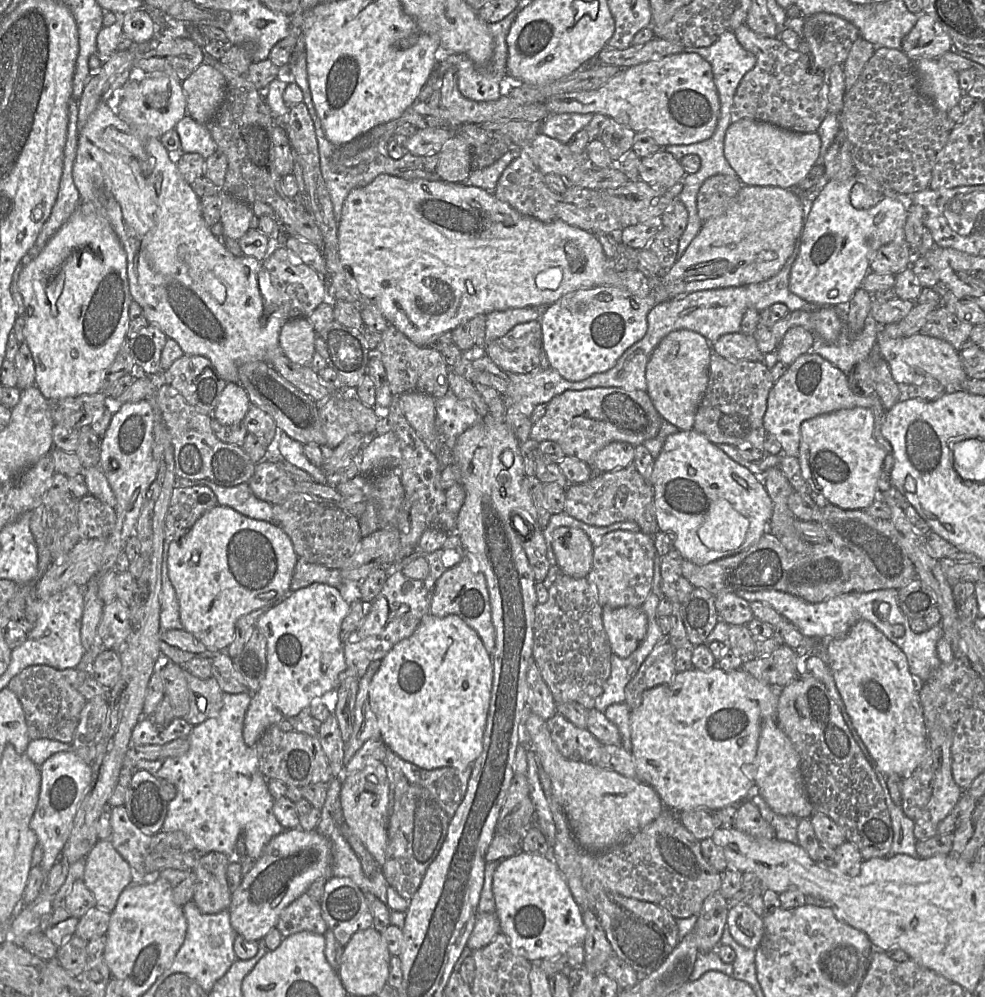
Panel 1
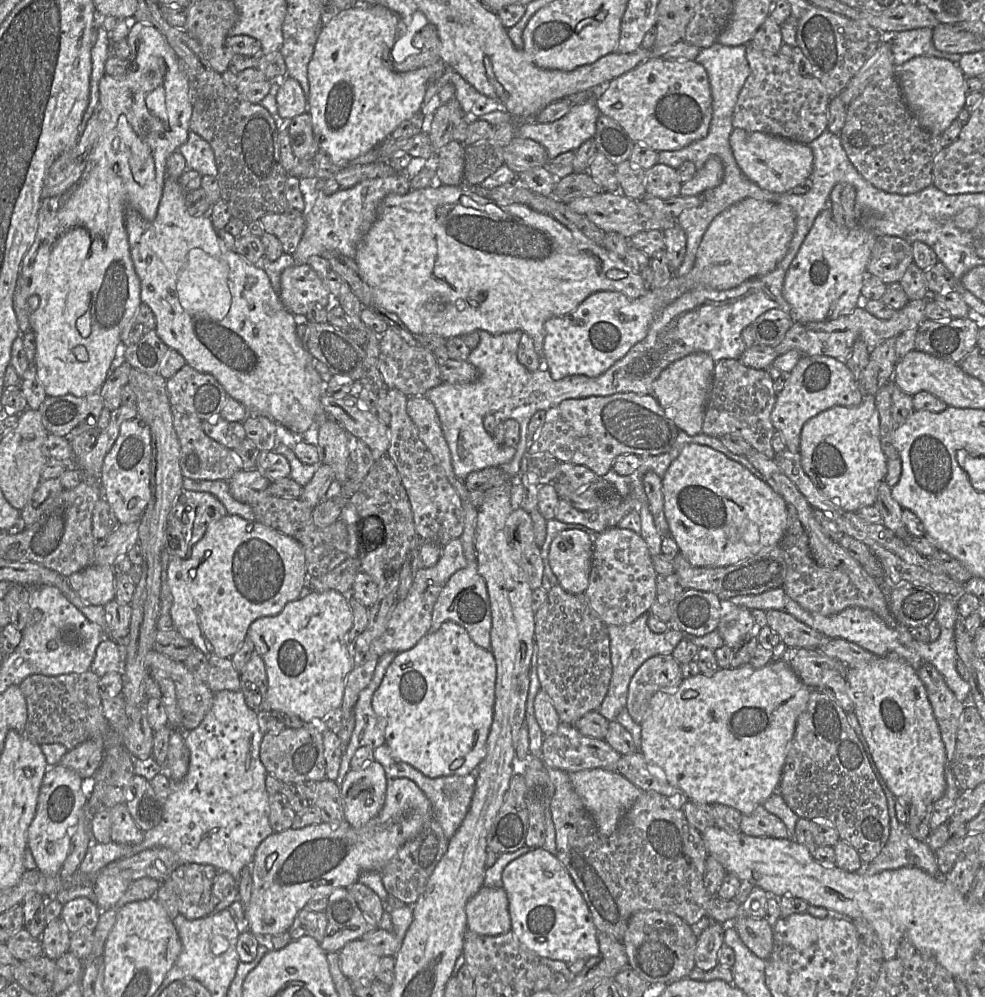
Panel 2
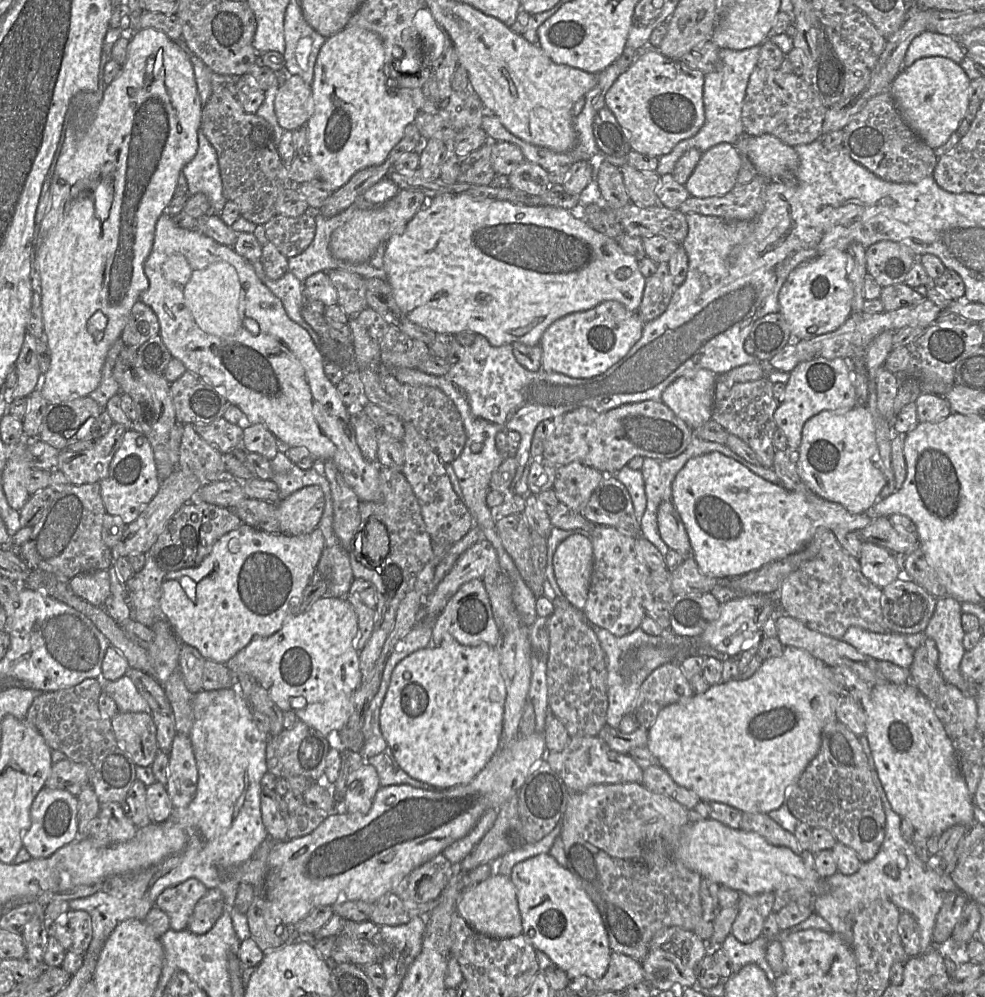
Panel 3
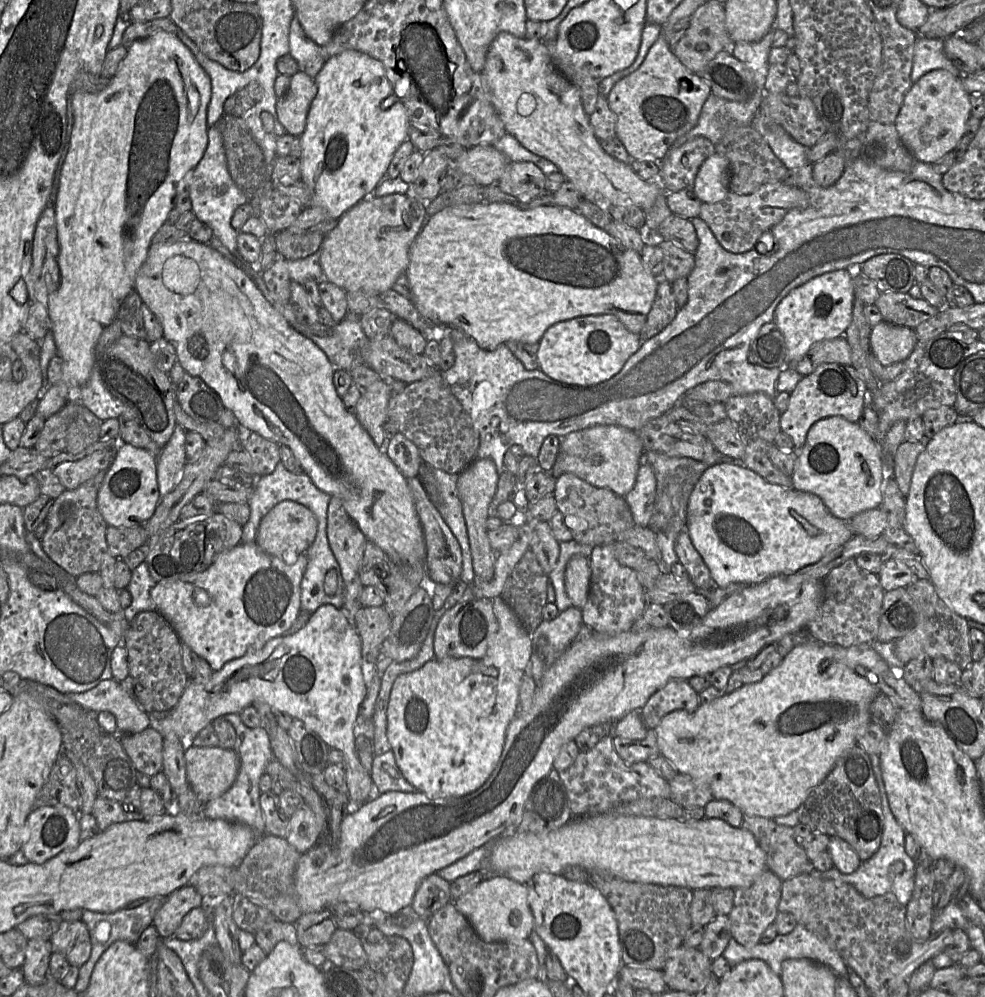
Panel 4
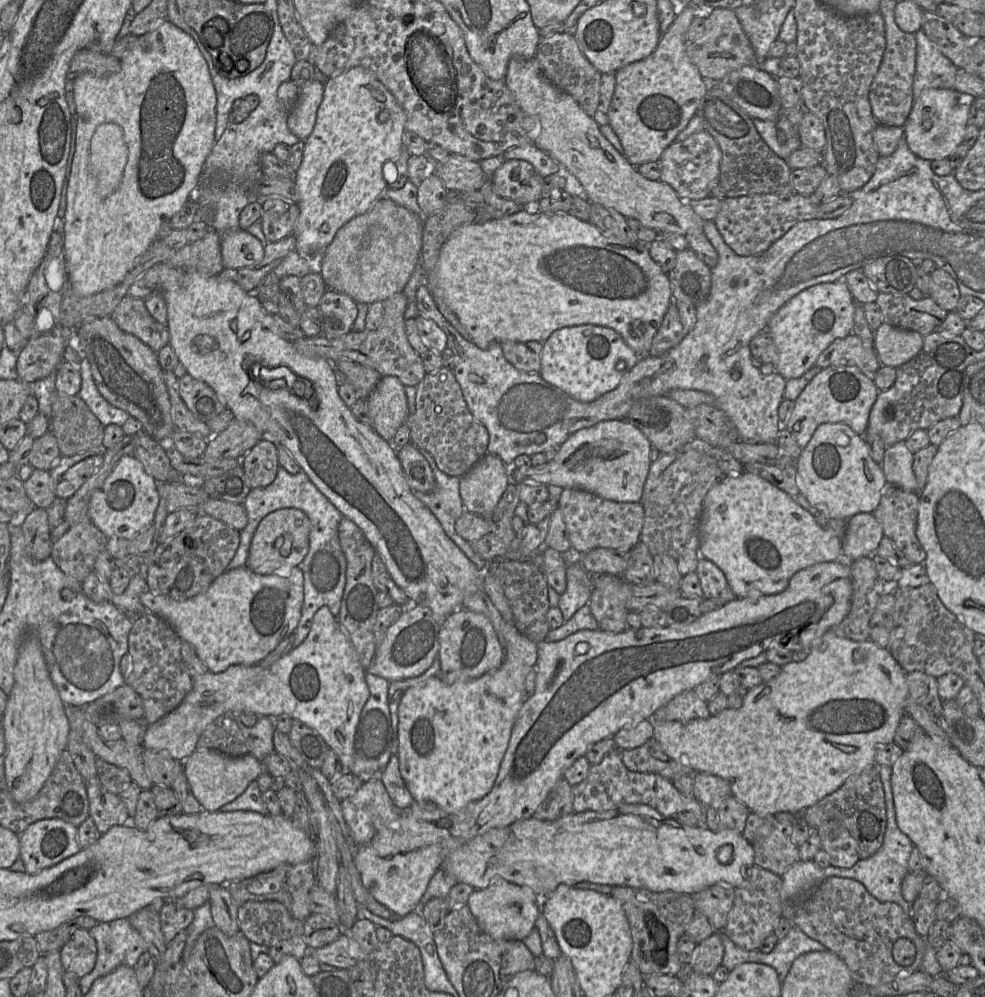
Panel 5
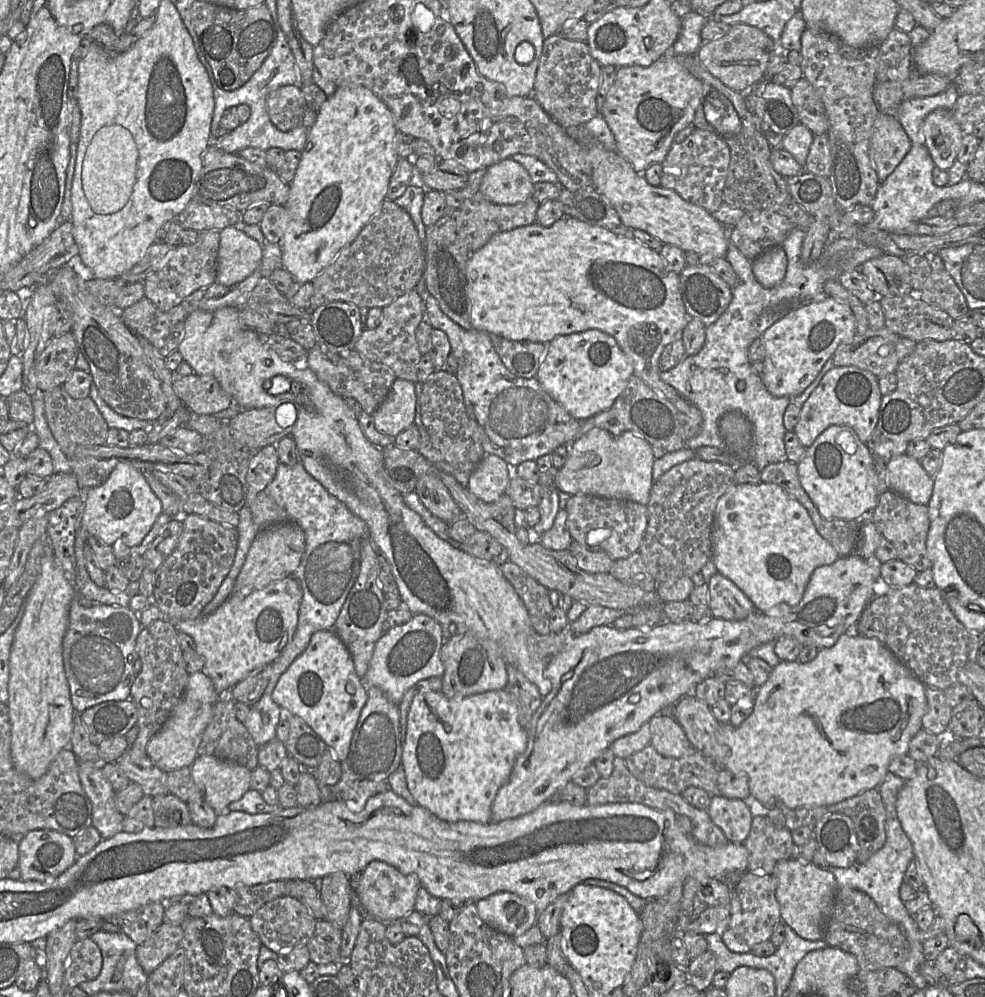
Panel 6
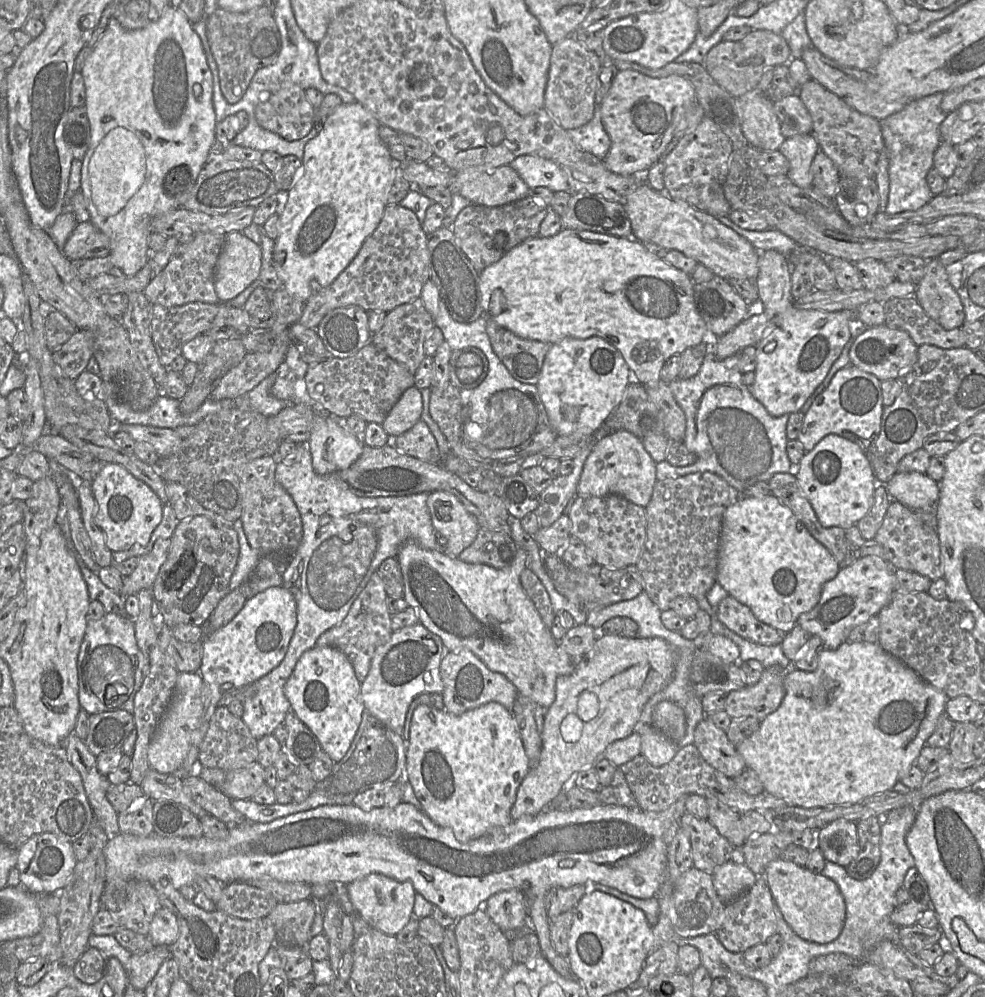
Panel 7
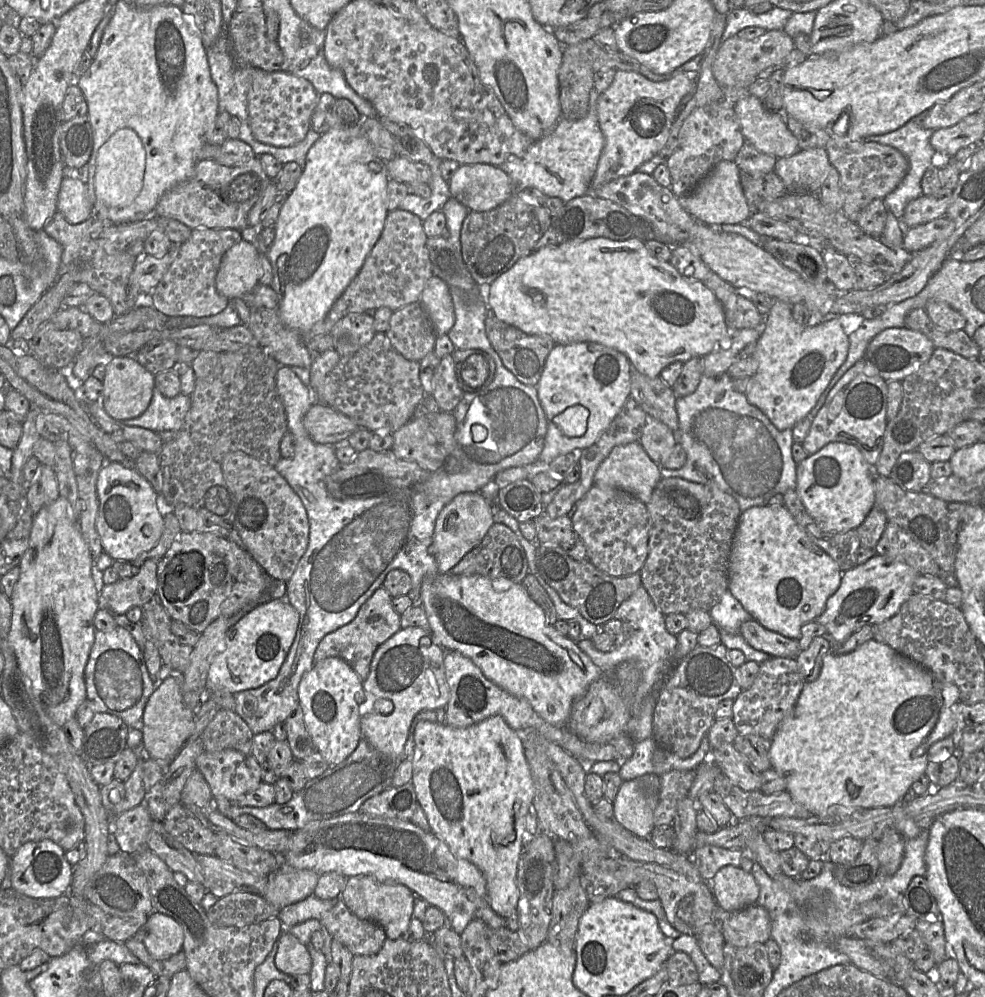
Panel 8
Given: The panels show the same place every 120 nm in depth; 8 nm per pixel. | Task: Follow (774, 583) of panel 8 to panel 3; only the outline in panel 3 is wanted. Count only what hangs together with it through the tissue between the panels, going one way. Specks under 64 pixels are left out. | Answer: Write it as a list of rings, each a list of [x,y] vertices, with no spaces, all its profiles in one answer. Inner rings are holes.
[[[710,452],[688,460],[672,483],[671,501],[687,531],[691,556],[698,569],[704,575],[715,578],[741,576],[771,562],[782,560],[803,549],[821,527],[831,531],[834,528],[843,528],[858,532],[873,520],[868,513],[852,514],[842,505],[824,500],[814,493],[790,491],[766,481],[720,452]]]

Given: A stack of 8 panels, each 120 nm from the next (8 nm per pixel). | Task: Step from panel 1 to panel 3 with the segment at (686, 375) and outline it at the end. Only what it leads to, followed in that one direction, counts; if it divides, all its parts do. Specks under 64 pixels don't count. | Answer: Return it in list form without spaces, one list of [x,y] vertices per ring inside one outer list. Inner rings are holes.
[[[700,369],[693,376],[681,376],[663,391],[661,401],[692,430],[695,430],[712,420],[717,376],[708,369]]]

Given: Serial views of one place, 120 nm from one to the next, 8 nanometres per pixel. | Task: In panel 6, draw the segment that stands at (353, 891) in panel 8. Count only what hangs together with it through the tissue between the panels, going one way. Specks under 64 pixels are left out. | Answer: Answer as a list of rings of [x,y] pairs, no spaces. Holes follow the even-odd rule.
[[[374,860],[359,875],[354,893],[371,918],[389,924],[416,911],[415,902],[421,886],[421,881],[416,874],[403,874],[390,864]]]

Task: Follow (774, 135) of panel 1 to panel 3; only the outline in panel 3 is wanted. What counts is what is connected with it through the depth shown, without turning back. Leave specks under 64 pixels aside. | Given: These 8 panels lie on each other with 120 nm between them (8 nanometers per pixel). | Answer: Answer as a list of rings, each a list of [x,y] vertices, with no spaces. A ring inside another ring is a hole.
[[[743,134],[736,148],[740,155],[749,158],[758,175],[771,182],[780,182],[783,173],[796,172],[799,167],[800,159],[795,149],[773,135]]]

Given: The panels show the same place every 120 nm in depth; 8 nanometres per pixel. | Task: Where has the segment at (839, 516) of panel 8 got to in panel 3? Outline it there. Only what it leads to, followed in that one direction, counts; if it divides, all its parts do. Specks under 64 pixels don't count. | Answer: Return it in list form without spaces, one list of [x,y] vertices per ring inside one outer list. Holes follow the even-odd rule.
[[[855,406],[847,411],[825,410],[811,417],[803,426],[798,452],[798,474],[814,494],[842,505],[852,514],[870,512],[879,499],[879,494],[885,485],[885,477],[878,466],[879,448],[874,420],[867,406]]]

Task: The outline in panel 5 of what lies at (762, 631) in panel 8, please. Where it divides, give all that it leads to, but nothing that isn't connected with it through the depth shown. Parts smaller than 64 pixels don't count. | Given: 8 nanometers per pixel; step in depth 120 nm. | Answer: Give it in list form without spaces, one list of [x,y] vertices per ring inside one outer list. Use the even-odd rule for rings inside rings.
[[[700,556],[695,573],[700,580],[704,598],[719,598],[725,602],[737,598],[724,573],[711,561]]]

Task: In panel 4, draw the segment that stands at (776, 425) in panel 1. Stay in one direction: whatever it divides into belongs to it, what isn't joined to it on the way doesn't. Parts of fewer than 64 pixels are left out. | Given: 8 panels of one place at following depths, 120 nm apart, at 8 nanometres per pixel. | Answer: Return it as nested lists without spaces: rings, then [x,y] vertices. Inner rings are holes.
[[[825,363],[804,376],[789,395],[788,408],[780,416],[780,428],[792,439],[795,450],[799,451],[805,445],[811,426],[821,419],[839,416],[858,423],[863,413],[865,399],[868,397],[868,390],[865,382],[851,365]]]

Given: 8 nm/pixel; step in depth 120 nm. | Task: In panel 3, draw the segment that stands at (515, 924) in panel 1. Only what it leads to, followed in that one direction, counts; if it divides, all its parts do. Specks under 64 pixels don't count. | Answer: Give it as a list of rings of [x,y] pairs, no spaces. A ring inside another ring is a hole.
[[[550,853],[531,857],[514,865],[513,882],[522,918],[523,935],[536,948],[547,954],[565,972],[576,969],[592,980],[602,978],[609,967],[612,949],[601,914],[572,872],[561,866]]]

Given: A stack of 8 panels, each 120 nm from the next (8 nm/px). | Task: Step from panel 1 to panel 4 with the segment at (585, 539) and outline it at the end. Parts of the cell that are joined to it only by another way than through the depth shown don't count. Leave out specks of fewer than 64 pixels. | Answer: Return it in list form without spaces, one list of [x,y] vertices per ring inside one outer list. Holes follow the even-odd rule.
[[[574,555],[567,562],[564,573],[565,591],[572,606],[582,610],[586,604],[590,586],[590,560],[582,555]]]

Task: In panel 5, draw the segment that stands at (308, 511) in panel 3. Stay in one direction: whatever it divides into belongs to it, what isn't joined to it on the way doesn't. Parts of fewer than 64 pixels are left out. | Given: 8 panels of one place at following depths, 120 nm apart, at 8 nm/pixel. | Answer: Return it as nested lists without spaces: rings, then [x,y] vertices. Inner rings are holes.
[[[282,508],[271,512],[259,523],[250,545],[246,566],[261,575],[274,574],[283,567],[298,566],[309,551],[311,521],[297,508]]]

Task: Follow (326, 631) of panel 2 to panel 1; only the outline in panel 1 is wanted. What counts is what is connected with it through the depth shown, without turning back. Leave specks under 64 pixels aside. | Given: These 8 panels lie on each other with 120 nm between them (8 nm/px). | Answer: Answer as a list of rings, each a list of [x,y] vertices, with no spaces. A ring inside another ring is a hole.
[[[313,583],[292,592],[259,617],[256,627],[266,639],[267,669],[260,689],[252,694],[244,719],[243,739],[248,746],[255,746],[265,731],[282,718],[297,717],[310,706],[313,699],[321,698],[324,693],[338,688],[339,675],[346,669],[340,632],[349,611],[350,604],[344,600],[339,589],[324,583]]]

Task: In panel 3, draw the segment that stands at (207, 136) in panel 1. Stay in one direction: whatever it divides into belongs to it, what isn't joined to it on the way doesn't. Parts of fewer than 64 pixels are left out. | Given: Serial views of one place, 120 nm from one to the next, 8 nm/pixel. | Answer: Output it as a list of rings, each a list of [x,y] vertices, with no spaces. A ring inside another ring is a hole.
[[[201,131],[198,132],[199,147],[191,162],[183,168],[189,184],[190,196],[203,193],[208,197],[213,214],[221,214],[226,202],[215,148]]]

